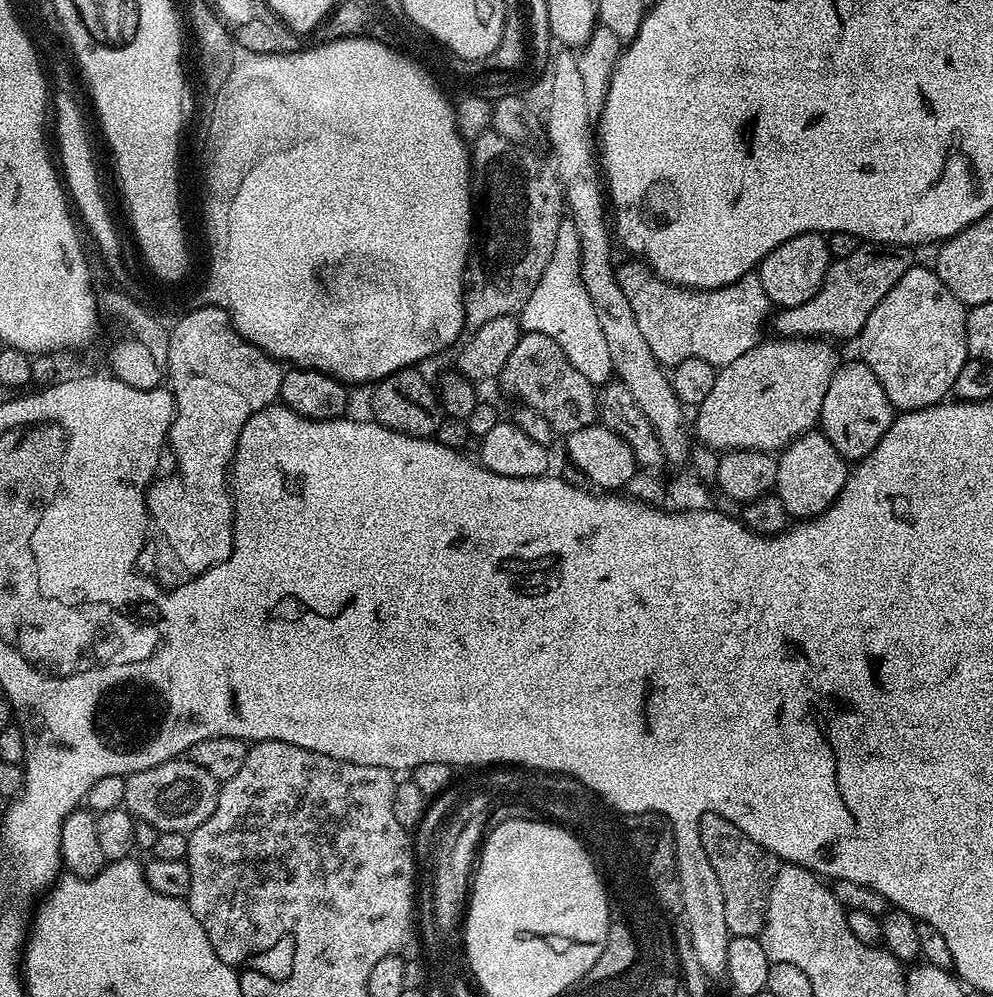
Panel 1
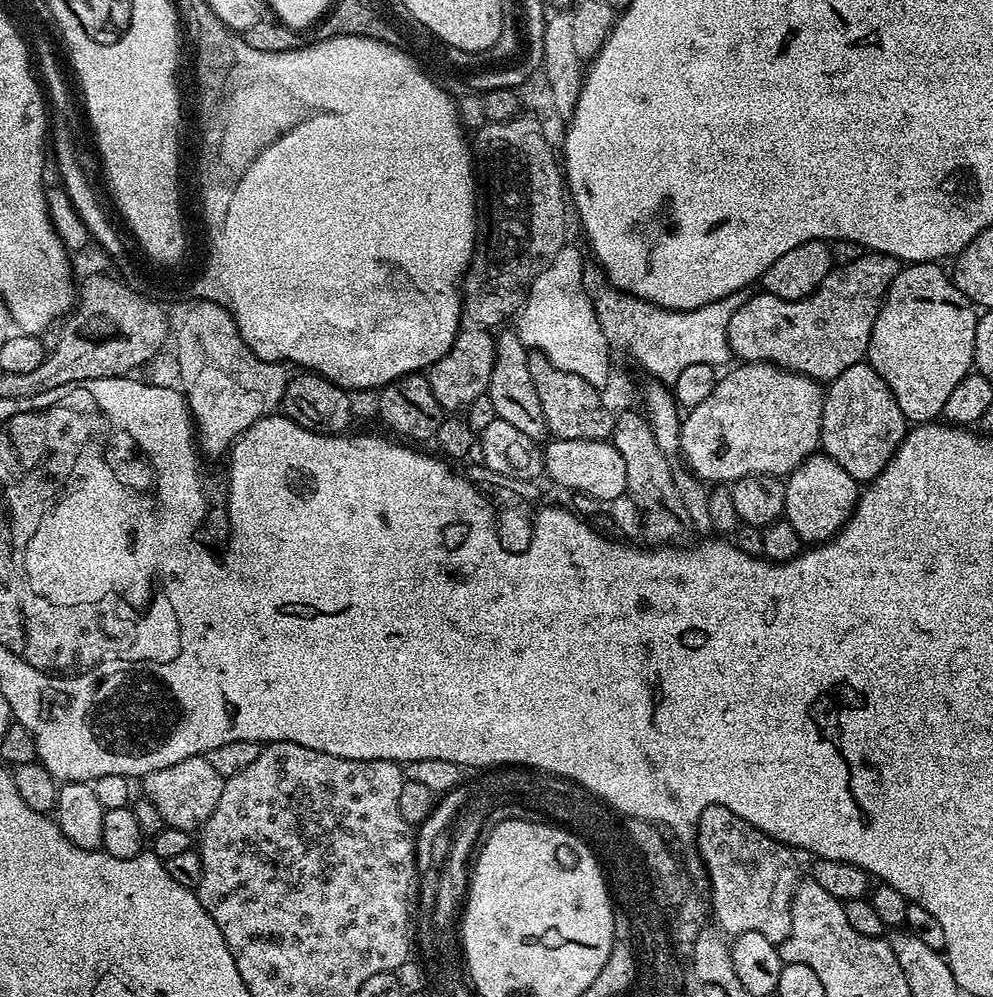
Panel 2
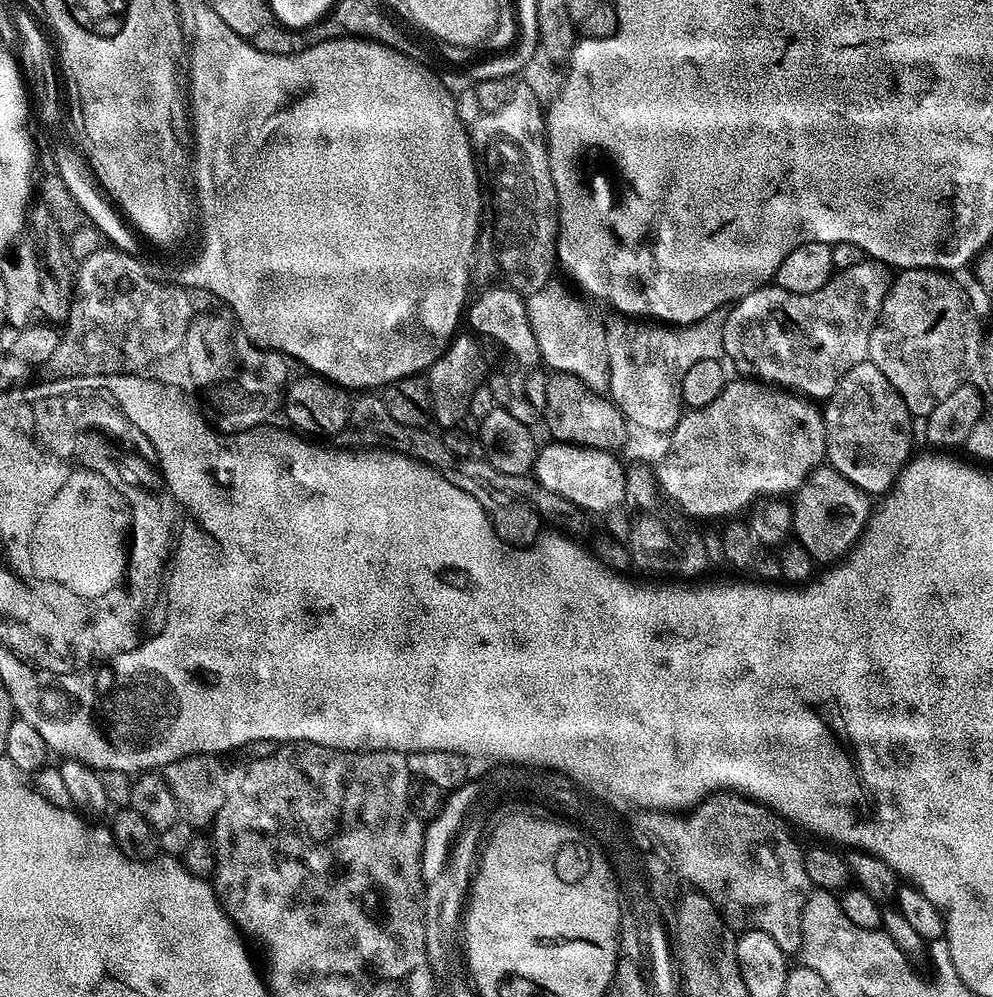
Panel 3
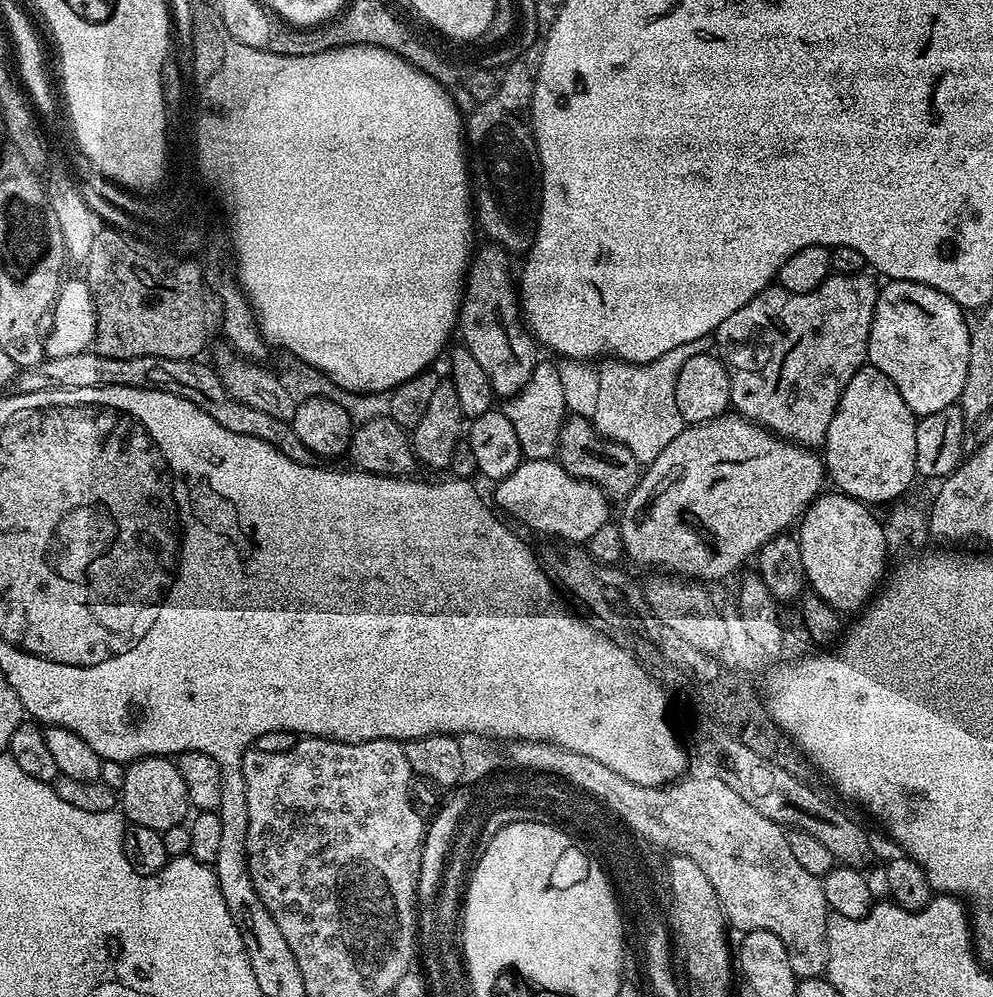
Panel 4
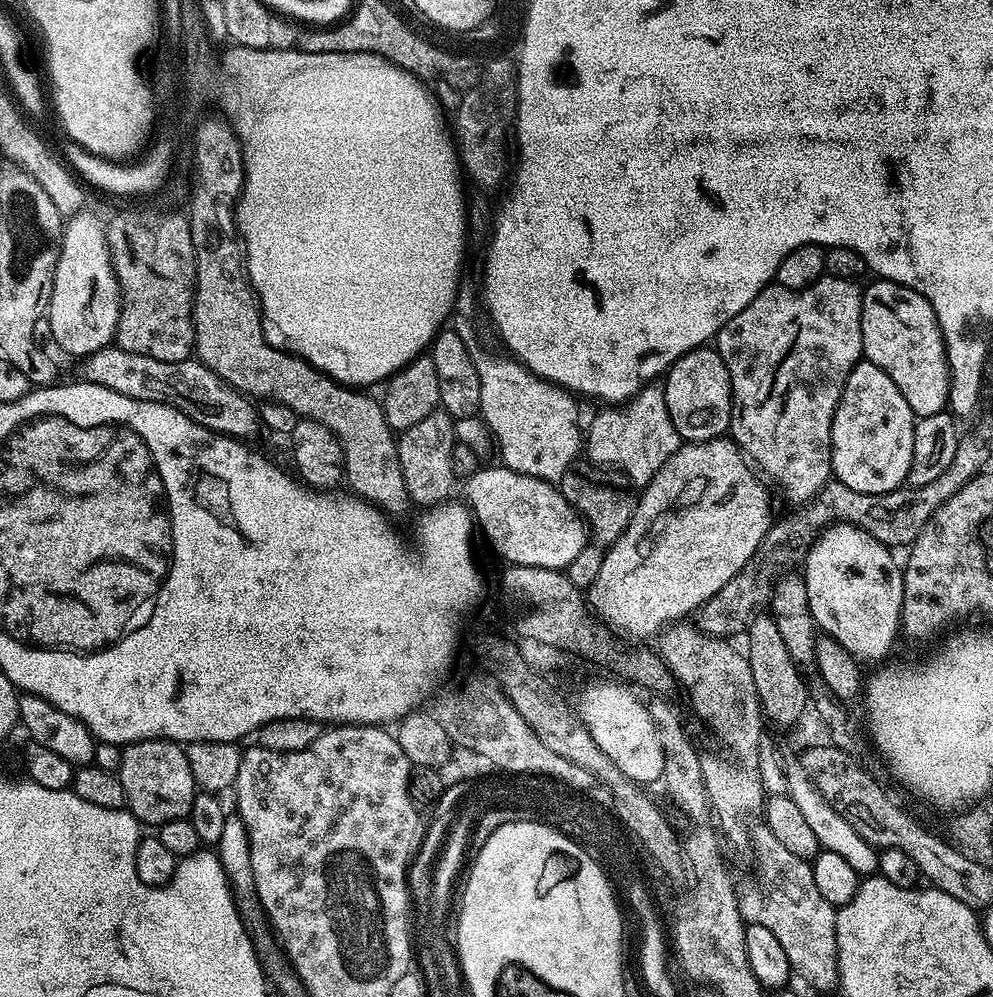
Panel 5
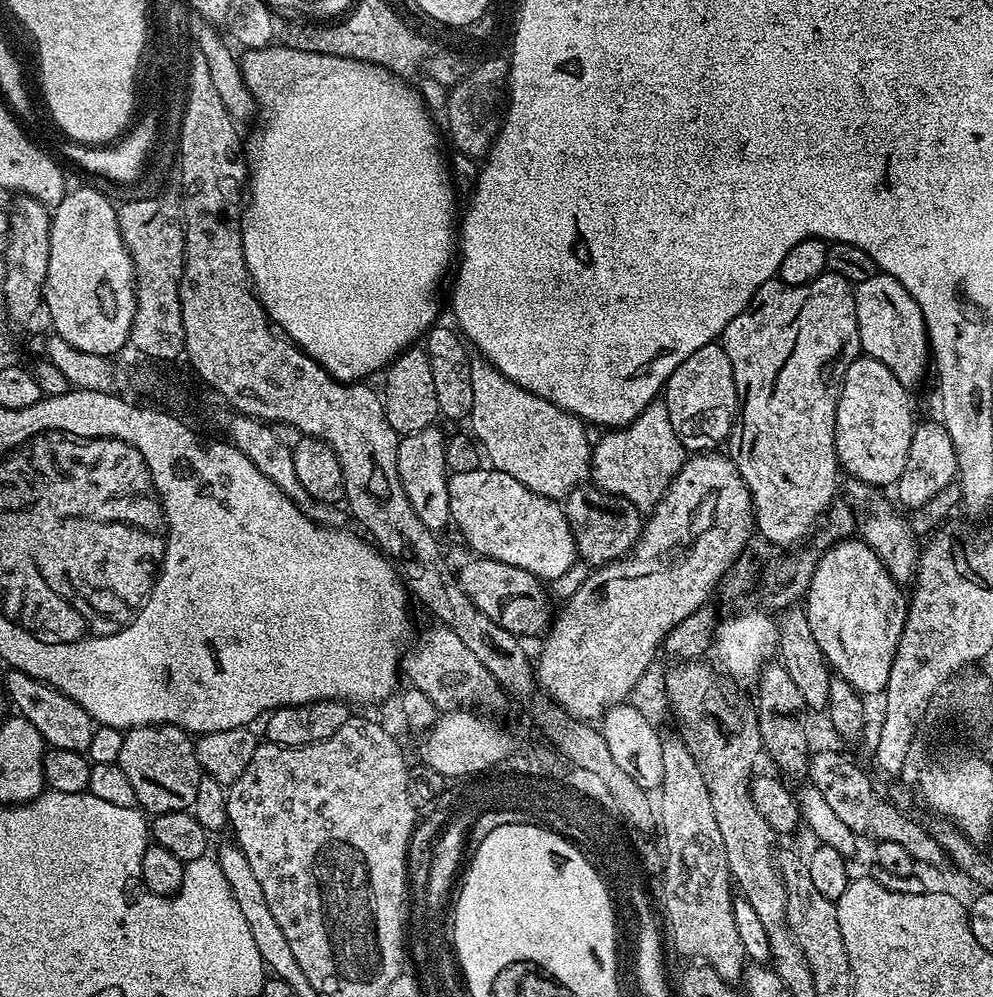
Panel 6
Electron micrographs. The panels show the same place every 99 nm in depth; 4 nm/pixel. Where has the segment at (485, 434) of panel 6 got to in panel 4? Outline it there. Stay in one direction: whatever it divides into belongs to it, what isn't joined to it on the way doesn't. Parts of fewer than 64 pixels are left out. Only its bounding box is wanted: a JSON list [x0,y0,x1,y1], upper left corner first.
[502,360,568,459]

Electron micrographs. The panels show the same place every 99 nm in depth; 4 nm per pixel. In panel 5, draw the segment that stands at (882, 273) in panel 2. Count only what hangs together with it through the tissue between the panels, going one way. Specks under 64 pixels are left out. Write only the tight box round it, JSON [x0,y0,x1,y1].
[714,274,864,502]

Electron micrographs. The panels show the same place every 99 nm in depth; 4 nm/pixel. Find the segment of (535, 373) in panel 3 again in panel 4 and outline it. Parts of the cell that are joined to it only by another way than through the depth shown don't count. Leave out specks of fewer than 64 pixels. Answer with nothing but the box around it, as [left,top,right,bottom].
[457,241,538,398]

